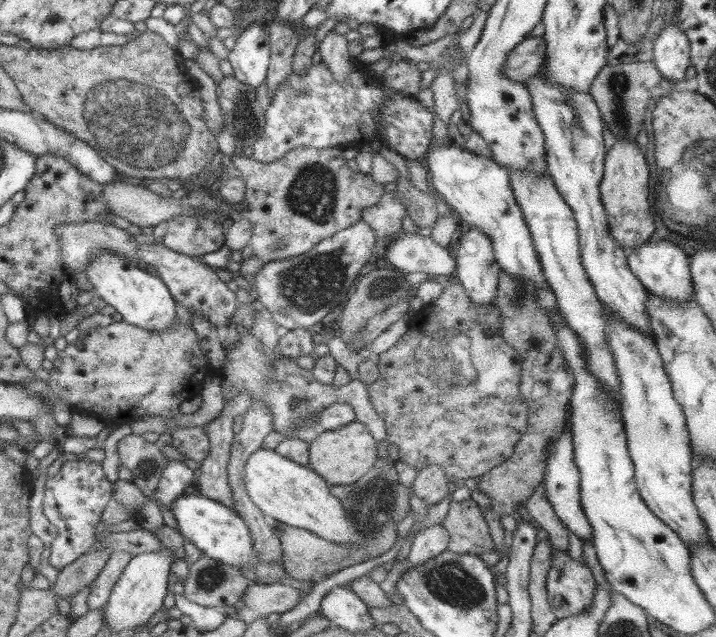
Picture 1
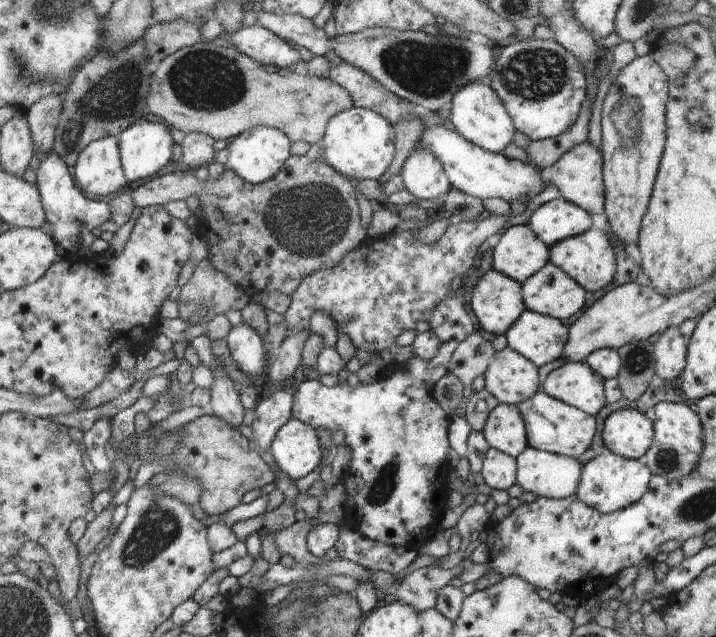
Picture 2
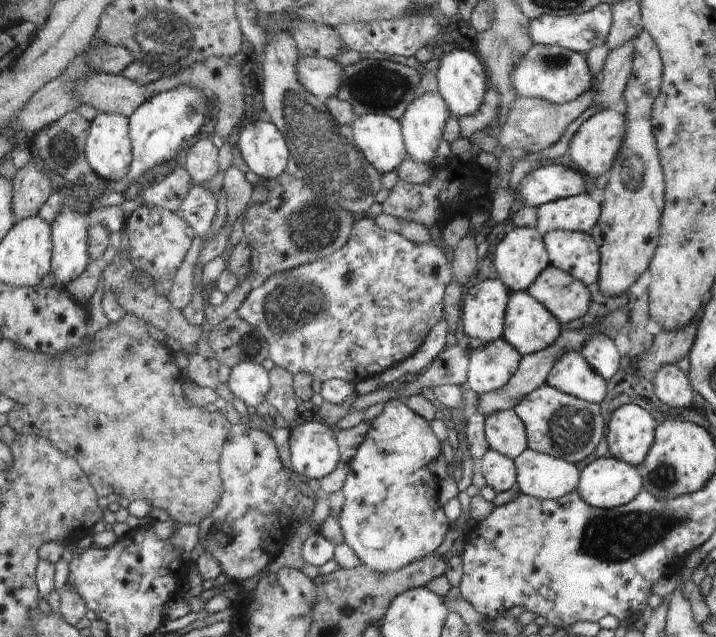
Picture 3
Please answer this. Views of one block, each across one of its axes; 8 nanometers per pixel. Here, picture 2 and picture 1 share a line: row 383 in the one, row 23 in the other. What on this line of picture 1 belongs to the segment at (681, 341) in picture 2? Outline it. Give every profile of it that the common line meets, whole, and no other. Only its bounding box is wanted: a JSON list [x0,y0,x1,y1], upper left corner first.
[652,22,690,82]

